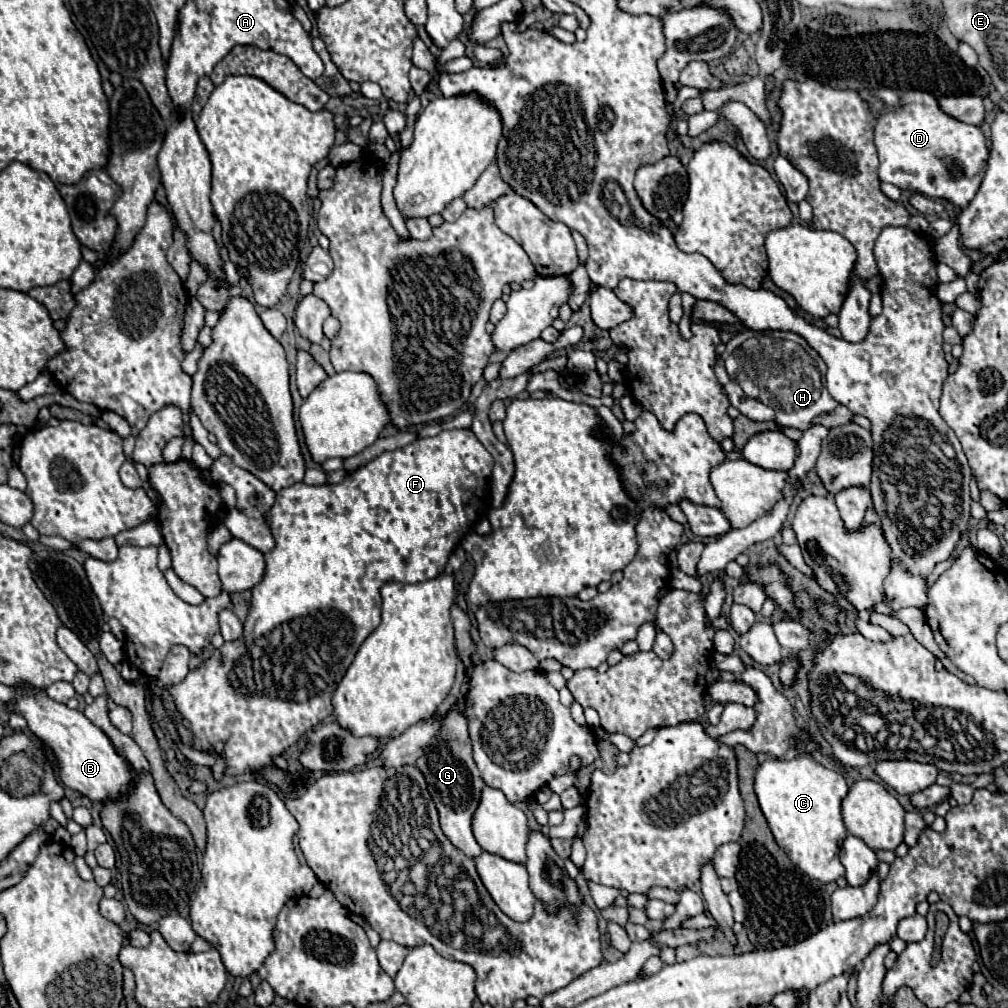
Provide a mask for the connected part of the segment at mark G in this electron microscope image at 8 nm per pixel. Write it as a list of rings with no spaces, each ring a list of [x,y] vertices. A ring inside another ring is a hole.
[[[469,693],[457,699],[451,709],[447,711],[443,725],[439,727],[439,733],[435,735],[433,743],[429,743],[423,751],[423,755],[417,759],[415,767],[423,773],[427,781],[427,789],[435,801],[435,807],[439,811],[439,821],[445,837],[459,849],[463,851],[469,859],[475,859],[481,855],[481,847],[475,841],[471,833],[471,819],[477,811],[481,791],[485,787],[481,773],[473,761],[473,749],[471,749],[471,737],[469,737],[469,719],[465,715],[469,703]]]

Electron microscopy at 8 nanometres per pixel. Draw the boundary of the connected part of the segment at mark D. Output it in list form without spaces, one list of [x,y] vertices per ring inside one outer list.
[[[927,91],[901,93],[899,105],[877,117],[873,141],[879,155],[877,173],[881,181],[891,183],[901,191],[943,199],[953,207],[956,217],[975,197],[987,169],[989,149],[983,131],[949,117]]]

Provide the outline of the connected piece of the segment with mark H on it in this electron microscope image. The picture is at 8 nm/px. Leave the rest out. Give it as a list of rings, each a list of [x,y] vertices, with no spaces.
[[[743,331],[735,335],[729,343],[725,353],[717,359],[715,375],[723,385],[729,401],[733,407],[741,411],[741,415],[749,417],[751,421],[775,421],[779,427],[795,427],[805,431],[813,417],[833,411],[839,403],[831,399],[823,385],[823,377],[819,371],[819,357],[813,349],[807,347],[805,339],[791,331]]]

